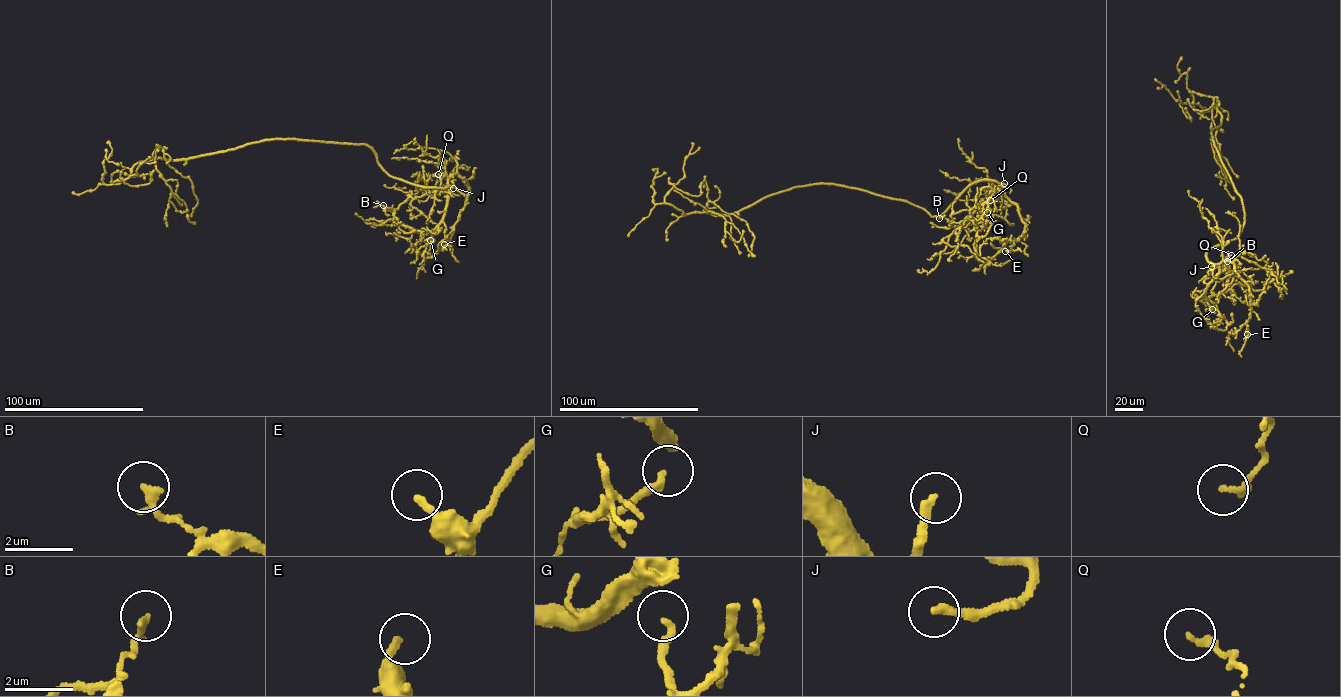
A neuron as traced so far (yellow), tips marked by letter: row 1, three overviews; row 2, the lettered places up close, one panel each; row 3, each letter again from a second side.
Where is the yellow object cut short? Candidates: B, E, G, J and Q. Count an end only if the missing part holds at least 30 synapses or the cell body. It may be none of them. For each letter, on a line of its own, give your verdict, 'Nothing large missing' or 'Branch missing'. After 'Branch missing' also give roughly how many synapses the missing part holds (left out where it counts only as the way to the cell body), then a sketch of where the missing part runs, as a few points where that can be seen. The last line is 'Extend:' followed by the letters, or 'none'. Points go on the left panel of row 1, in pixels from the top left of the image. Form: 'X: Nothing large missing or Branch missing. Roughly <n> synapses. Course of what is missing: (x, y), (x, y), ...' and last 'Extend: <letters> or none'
B: Nothing large missing
E: Nothing large missing
G: Nothing large missing
J: Branch missing. Roughly 35 synapses. Course of what is missing: (453, 188), (458, 191), (478, 190), (500, 176), (501, 164), (498, 161), (498, 169)
Q: Nothing large missing
Extend: J

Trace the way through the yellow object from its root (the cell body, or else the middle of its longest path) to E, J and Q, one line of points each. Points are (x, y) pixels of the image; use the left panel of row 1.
E: (333, 142), (366, 144), (387, 173), (411, 184), (445, 187), (456, 173), (463, 179), (467, 202), (444, 244)
J: (333, 142), (366, 144), (374, 152), (378, 163), (394, 178), (423, 187), (453, 188)
Q: (333, 142), (366, 144), (387, 173), (411, 184), (448, 186), (451, 175), (441, 178), (438, 174)

